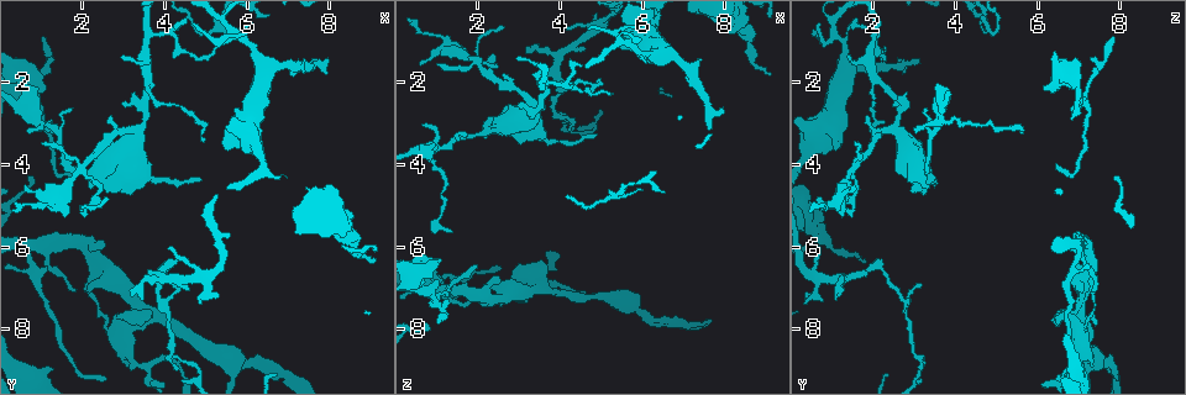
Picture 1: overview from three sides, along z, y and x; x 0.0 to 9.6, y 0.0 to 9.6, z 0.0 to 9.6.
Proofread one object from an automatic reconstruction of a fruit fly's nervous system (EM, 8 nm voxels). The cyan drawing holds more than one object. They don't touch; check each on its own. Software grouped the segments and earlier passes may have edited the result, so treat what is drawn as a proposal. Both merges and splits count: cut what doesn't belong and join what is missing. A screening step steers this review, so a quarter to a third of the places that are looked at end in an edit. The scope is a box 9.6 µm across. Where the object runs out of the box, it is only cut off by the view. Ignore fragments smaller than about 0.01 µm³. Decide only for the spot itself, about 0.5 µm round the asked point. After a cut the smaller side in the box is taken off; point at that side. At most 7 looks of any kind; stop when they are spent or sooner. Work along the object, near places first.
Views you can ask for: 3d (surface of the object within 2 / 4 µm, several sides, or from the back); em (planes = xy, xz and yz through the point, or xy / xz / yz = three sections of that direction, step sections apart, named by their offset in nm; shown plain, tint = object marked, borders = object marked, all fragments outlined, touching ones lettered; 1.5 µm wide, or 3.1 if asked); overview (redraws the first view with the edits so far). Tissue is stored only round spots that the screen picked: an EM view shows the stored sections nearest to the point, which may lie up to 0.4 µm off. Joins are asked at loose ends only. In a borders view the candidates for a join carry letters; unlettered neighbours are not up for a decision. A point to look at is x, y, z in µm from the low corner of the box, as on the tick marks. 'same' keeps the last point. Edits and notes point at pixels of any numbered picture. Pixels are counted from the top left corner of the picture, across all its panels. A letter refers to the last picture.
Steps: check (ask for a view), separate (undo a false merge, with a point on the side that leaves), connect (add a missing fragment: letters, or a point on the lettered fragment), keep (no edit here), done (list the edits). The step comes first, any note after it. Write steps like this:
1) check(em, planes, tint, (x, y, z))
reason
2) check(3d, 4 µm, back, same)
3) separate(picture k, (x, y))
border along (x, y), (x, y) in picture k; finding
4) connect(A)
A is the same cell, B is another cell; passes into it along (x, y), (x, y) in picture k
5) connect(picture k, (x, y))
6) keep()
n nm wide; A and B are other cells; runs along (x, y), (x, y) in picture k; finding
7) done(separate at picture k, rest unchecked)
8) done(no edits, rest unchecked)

check(em, yz, step 4, tint, (3.50, 7.30, 1.10))
thin end

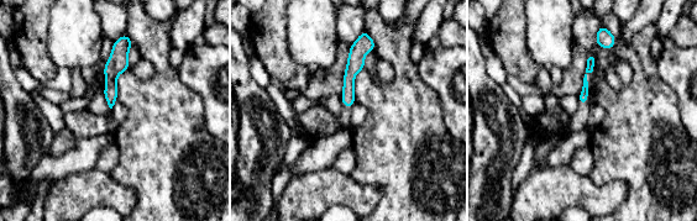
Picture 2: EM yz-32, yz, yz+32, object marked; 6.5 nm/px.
check(em, yz, step 4, borders, same)

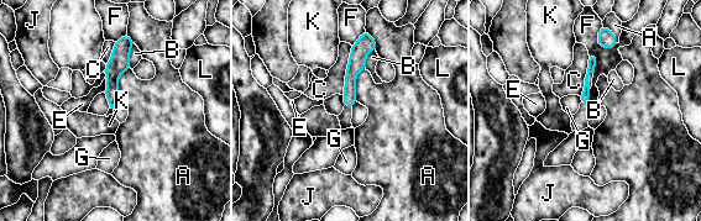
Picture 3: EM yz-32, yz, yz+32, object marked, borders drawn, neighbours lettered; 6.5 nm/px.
keep()
C touches over 320 nm; A, B, C, E, F, G, J, K and L are other cells; runs along (367, 37), (350, 75), (350, 104) in picture 3; none of them fits

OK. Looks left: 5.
check(em, planes, borders, (1.25, 8.90, 7.05))
an open end

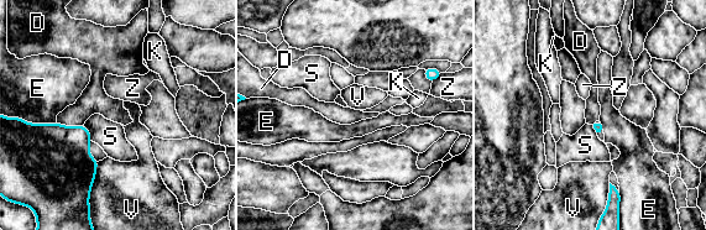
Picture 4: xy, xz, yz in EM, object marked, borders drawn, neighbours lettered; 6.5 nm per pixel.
keep()
D, E, K, S, V and Z are other cells; border along (57, 121), (69, 126), (83, 125) in picture 4; none of them fits

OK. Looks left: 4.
check(3d, 4 µm, back, (1.35, 3.10, 5.60))

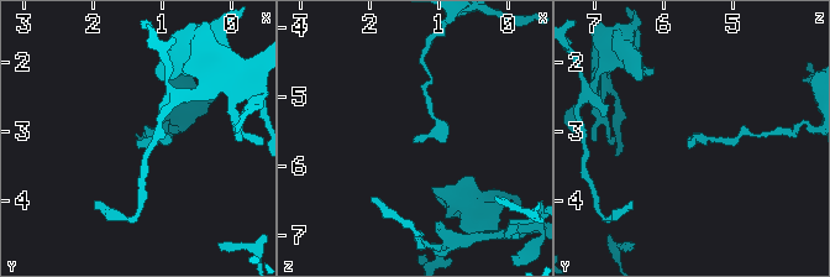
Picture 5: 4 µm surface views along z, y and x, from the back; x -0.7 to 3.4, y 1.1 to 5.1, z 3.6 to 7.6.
check(em, planes, tint, (1.40, 3.10, 5.65))
shape alone is not enough

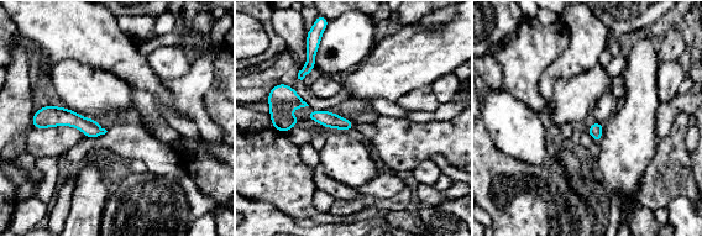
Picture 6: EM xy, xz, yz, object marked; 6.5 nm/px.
check(em, planes, borders, same)
see the neighbours

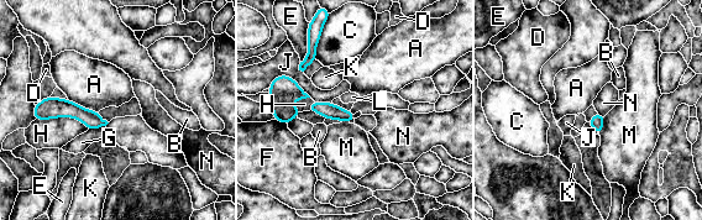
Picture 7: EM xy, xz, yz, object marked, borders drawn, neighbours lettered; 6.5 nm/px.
keep()
H touches over 360 nm; A, B, C, D, E, F, G, H, J, K, L, M and N are other cells; no lettered fragment goes on from it

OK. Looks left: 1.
done(no edits, rest unchecked)

